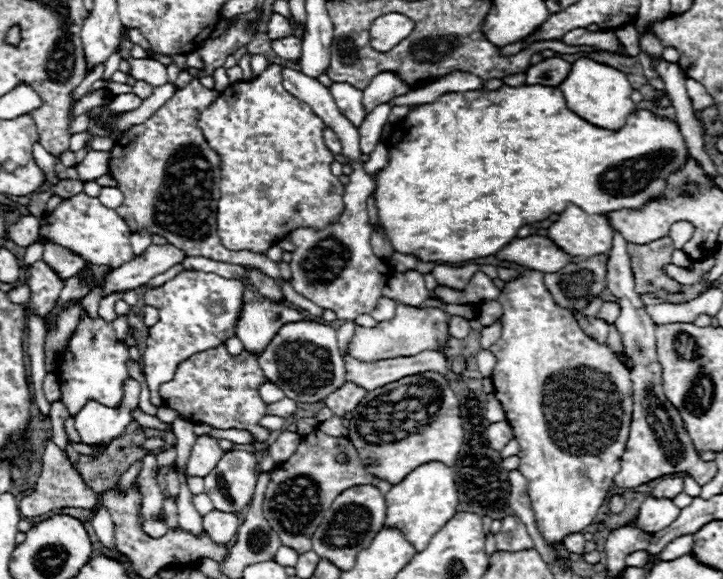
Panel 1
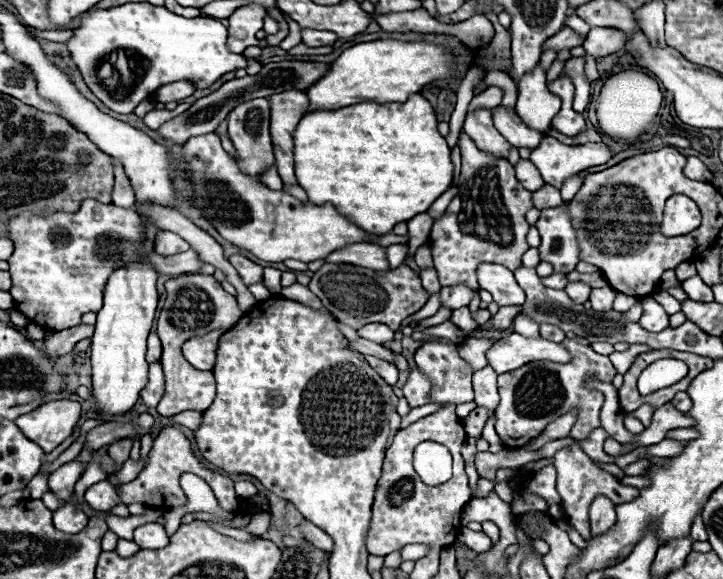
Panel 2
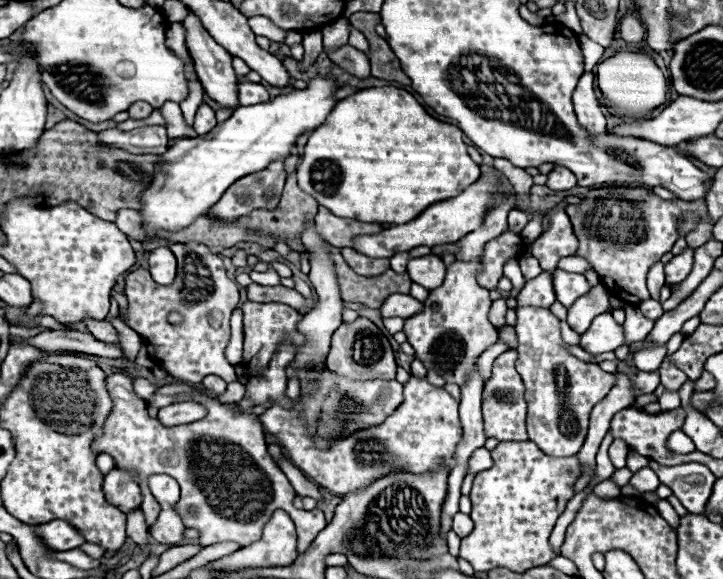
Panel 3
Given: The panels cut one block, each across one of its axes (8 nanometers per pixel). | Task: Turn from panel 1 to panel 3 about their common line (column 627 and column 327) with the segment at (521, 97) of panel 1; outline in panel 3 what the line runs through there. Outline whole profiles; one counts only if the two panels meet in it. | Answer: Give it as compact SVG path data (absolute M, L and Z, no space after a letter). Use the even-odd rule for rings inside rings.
M394 86L366 88L340 100L328 122L308 136L296 178L306 194L312 194L320 206L340 218L404 224L428 206L458 196L480 178L480 166L468 156L466 148L464 134L456 126L432 118L406 90Z

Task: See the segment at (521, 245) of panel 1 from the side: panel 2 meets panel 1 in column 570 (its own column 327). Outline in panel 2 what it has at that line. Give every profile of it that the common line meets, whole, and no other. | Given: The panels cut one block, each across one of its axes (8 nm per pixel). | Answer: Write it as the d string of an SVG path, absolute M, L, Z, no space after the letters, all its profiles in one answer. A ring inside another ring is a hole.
M364 242L346 246L340 252L332 252L330 256L326 256L322 260L314 260L314 262L308 264L308 268L312 272L316 272L326 262L344 262L344 264L372 268L372 270L378 270L378 272L388 272L390 270L388 258L386 258L386 248L378 246L378 244L364 244Z

